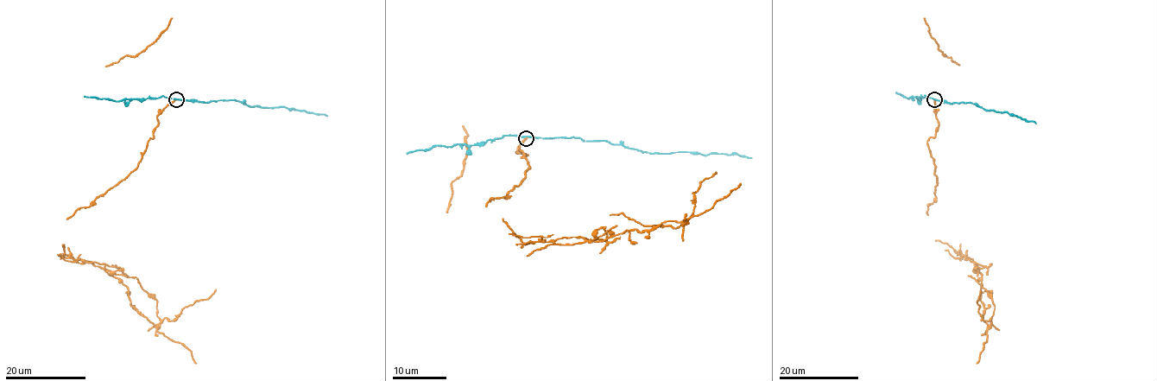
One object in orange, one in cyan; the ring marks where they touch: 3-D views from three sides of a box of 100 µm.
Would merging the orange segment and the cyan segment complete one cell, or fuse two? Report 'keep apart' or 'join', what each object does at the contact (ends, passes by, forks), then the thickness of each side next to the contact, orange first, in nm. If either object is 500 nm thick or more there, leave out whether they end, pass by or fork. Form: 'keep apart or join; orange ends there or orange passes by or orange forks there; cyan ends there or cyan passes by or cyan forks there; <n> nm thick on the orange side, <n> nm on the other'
keep apart; orange ends there; cyan ends there; 240 nm thick on the orange side, 320 nm on the other

